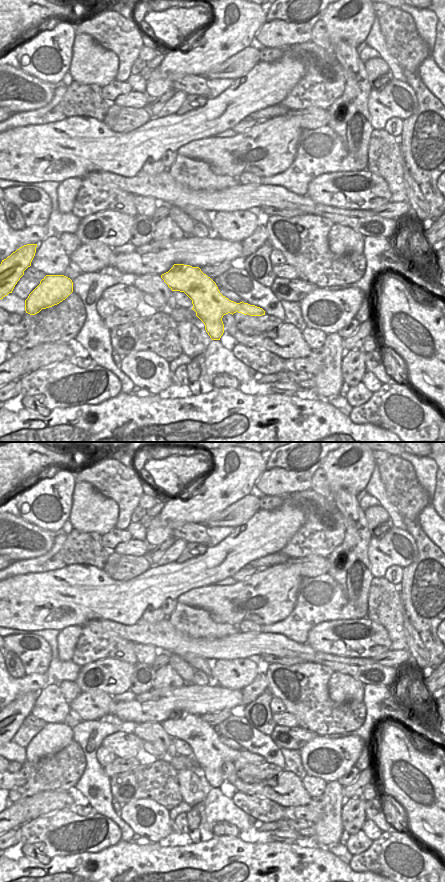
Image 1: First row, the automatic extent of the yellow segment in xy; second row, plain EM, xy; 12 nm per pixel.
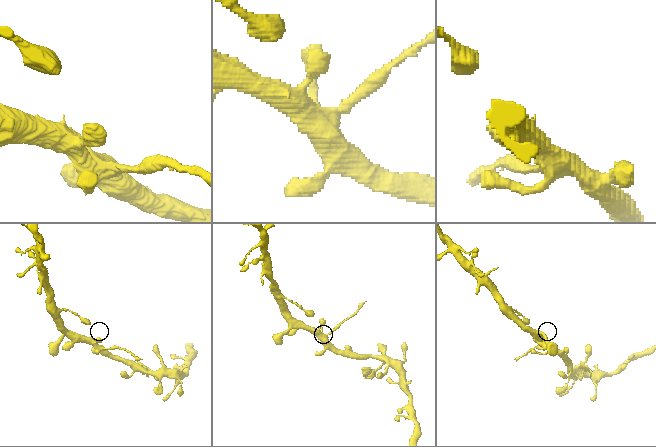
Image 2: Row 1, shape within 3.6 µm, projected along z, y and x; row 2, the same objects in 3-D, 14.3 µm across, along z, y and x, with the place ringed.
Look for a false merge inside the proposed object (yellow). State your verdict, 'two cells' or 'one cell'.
two cells

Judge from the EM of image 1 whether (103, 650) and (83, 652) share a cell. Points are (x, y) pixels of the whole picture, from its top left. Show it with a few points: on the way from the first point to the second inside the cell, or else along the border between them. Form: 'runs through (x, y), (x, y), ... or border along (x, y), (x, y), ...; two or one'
runs through (98, 651), (88, 651); one

